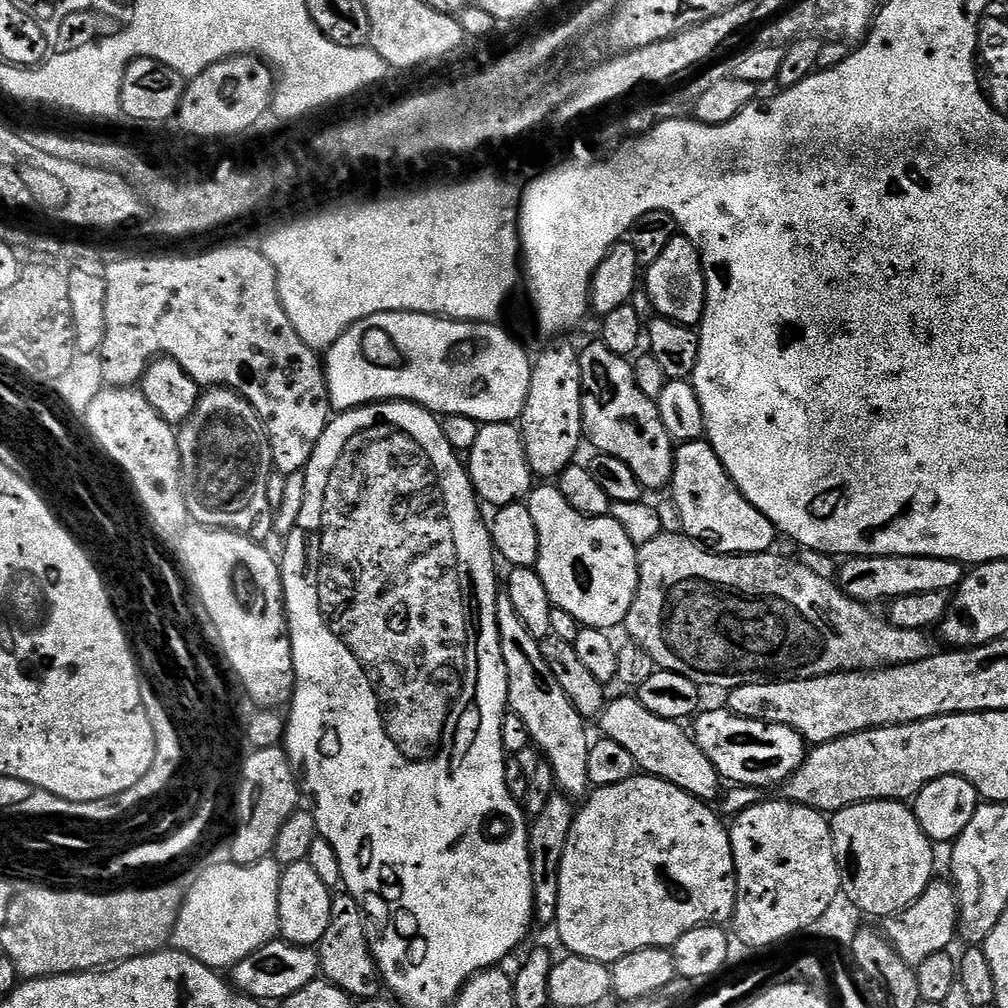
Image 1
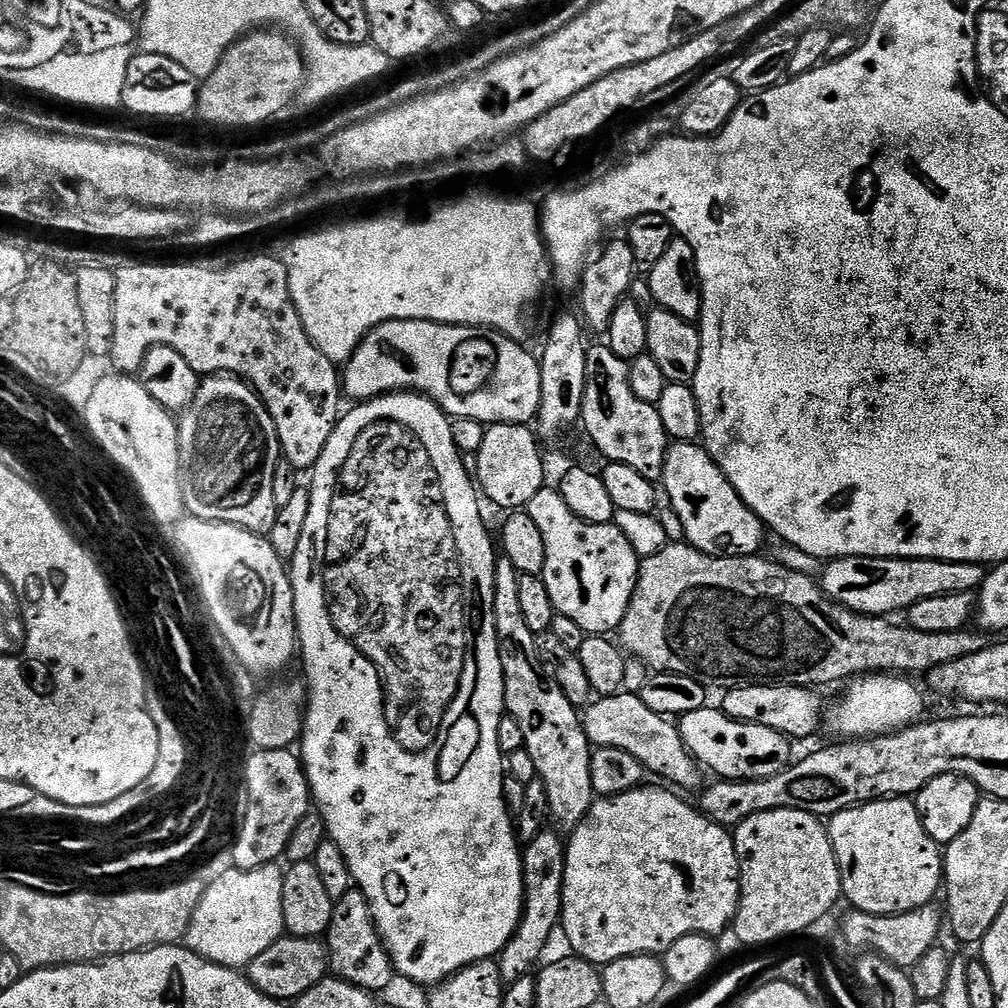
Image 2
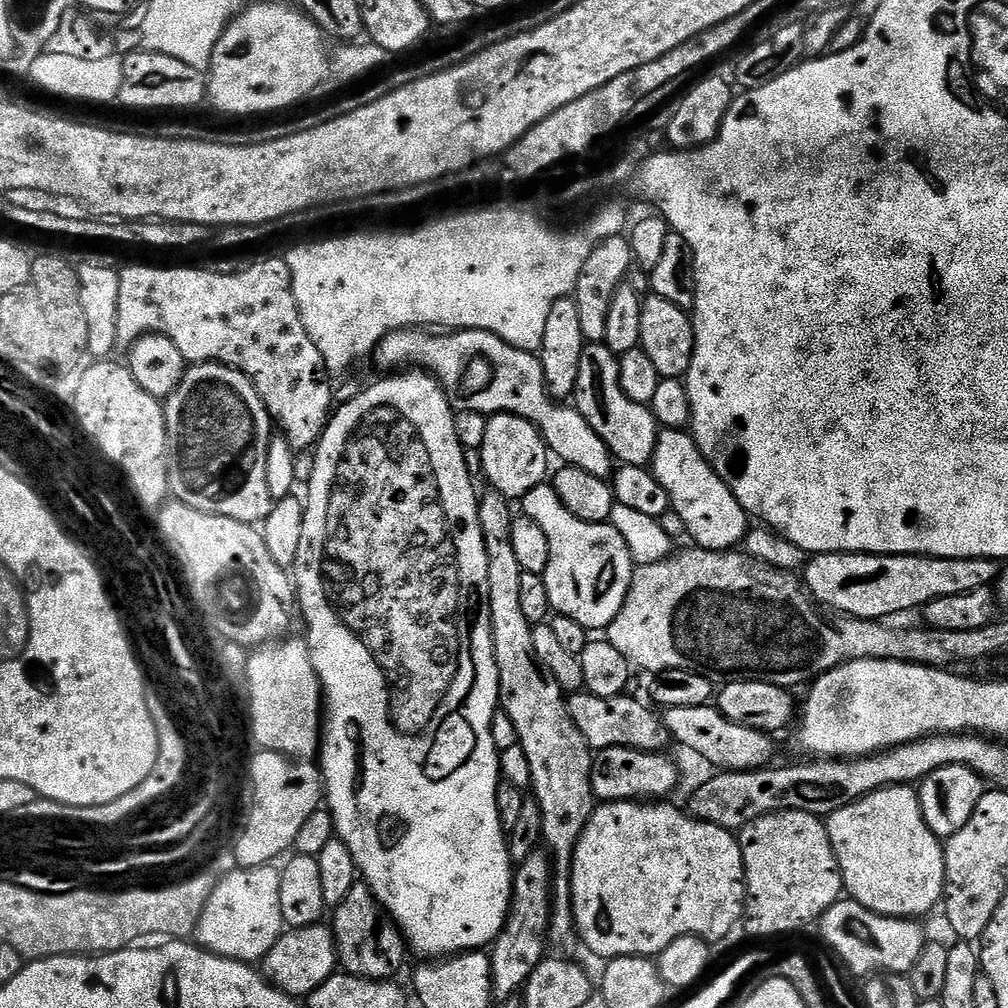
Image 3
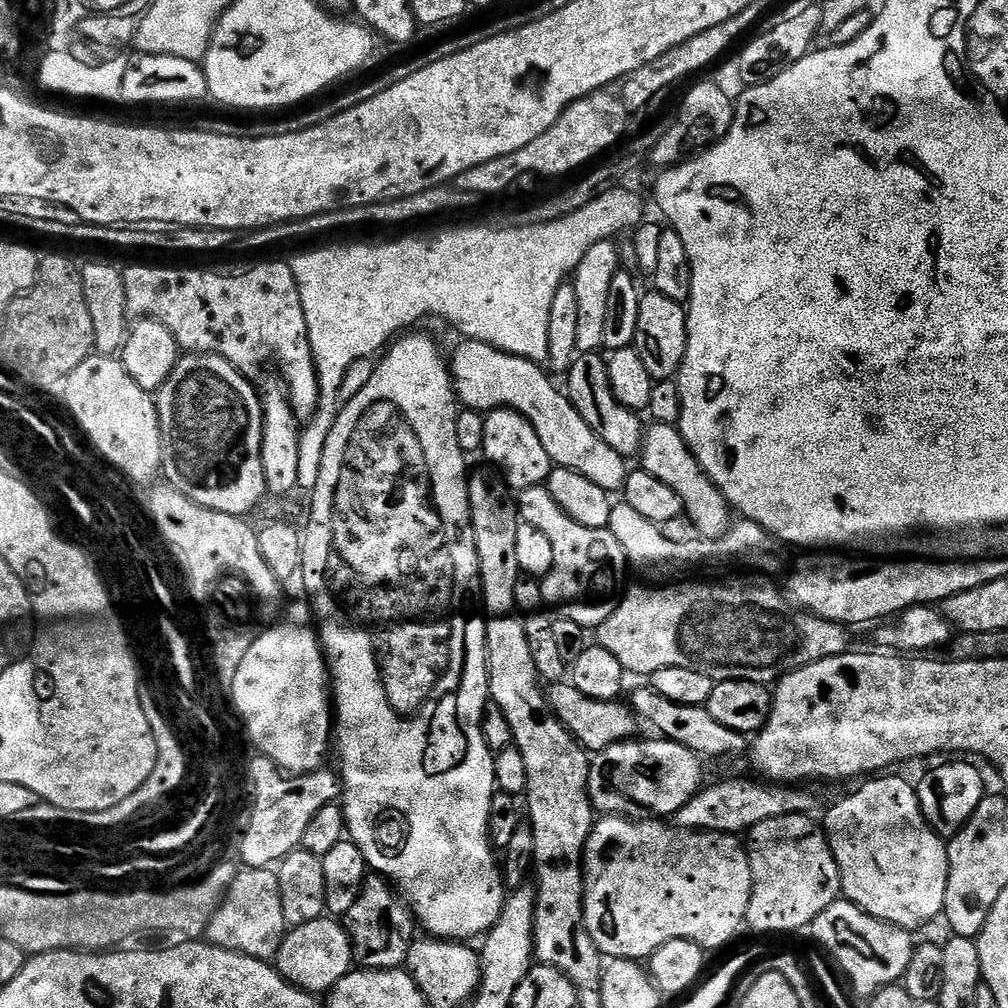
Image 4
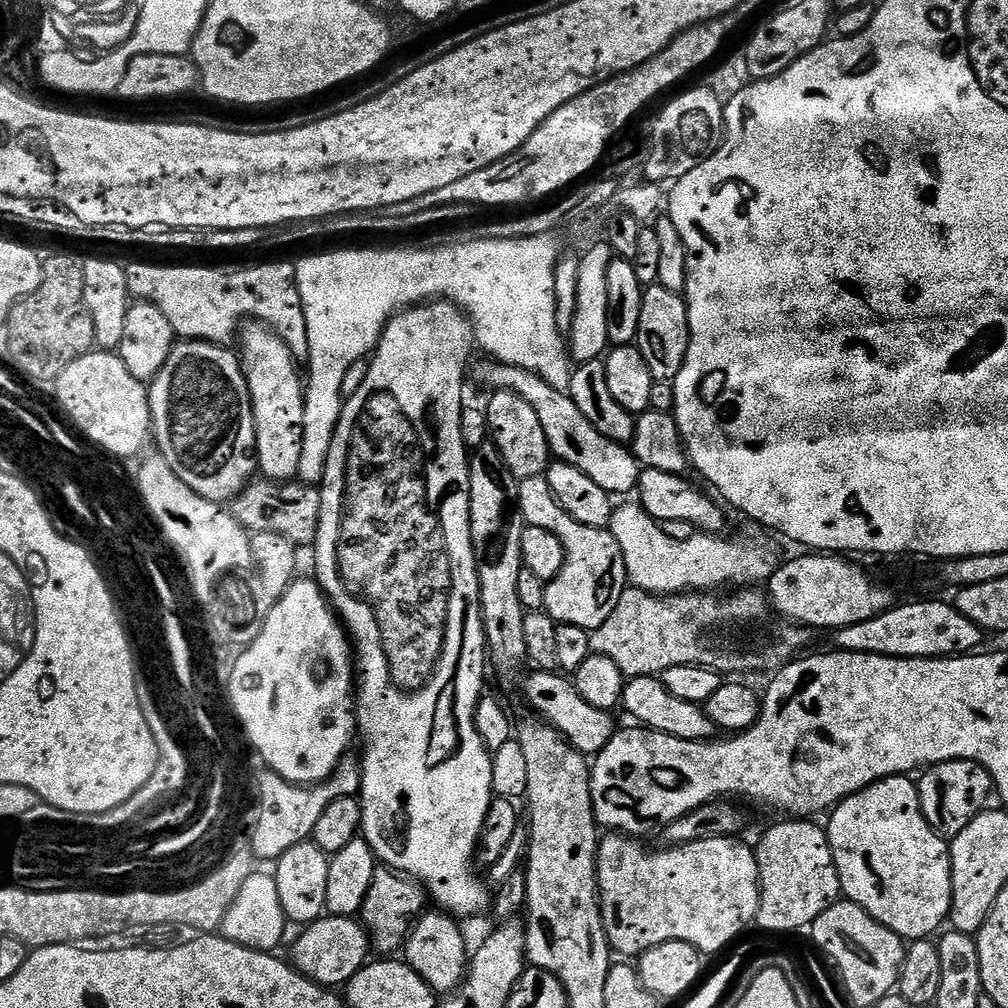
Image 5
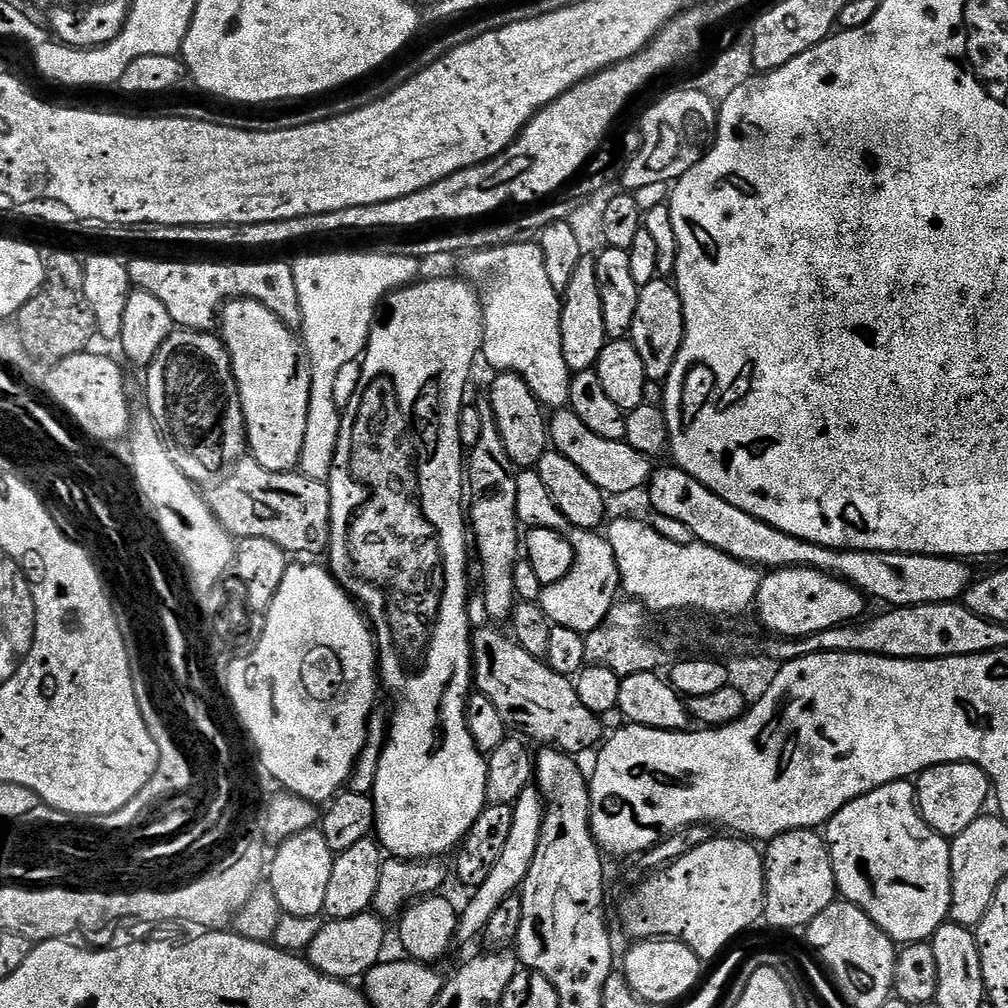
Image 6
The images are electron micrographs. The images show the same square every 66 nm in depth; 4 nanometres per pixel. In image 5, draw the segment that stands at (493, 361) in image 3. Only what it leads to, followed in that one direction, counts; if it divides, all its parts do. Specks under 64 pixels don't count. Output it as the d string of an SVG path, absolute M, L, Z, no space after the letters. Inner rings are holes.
M492 362L489 365L484 372L484 380L489 384L489 389L513 392L526 402L530 402L530 406L534 406L534 411L542 422L542 430L546 430L549 453L556 460L566 462L570 466L578 466L578 470L594 478L594 482L598 482L602 490L617 497L624 496L627 492L631 493L635 489L636 481L640 479L642 465L625 445L615 444L610 438L598 434L598 430L594 430L594 426L586 422L586 414L582 414L582 410L574 406L572 397L567 392L559 392L530 370L522 370L499 362Z

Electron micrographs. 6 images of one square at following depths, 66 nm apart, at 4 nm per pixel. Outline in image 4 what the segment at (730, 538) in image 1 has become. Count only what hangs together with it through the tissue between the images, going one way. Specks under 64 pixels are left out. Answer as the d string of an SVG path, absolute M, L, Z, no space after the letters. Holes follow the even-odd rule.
M649 423L644 429L643 456L643 471L654 474L658 482L666 482L666 486L670 486L670 490L674 490L674 494L682 498L683 515L688 517L692 527L701 537L720 536L727 530L729 524L733 523L734 516L728 500L716 488L715 482L705 472L700 471L700 464L696 461L695 454L688 448L684 435L677 425Z

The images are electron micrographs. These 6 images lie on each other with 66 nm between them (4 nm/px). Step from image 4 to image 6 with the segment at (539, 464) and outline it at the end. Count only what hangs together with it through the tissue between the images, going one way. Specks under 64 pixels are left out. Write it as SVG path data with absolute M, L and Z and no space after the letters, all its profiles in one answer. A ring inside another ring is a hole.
M502 372L493 377L492 393L487 393L486 398L492 404L498 434L502 434L506 454L510 454L517 469L535 469L550 448L550 424L546 419L545 409L538 397L532 393L527 382L518 373Z

